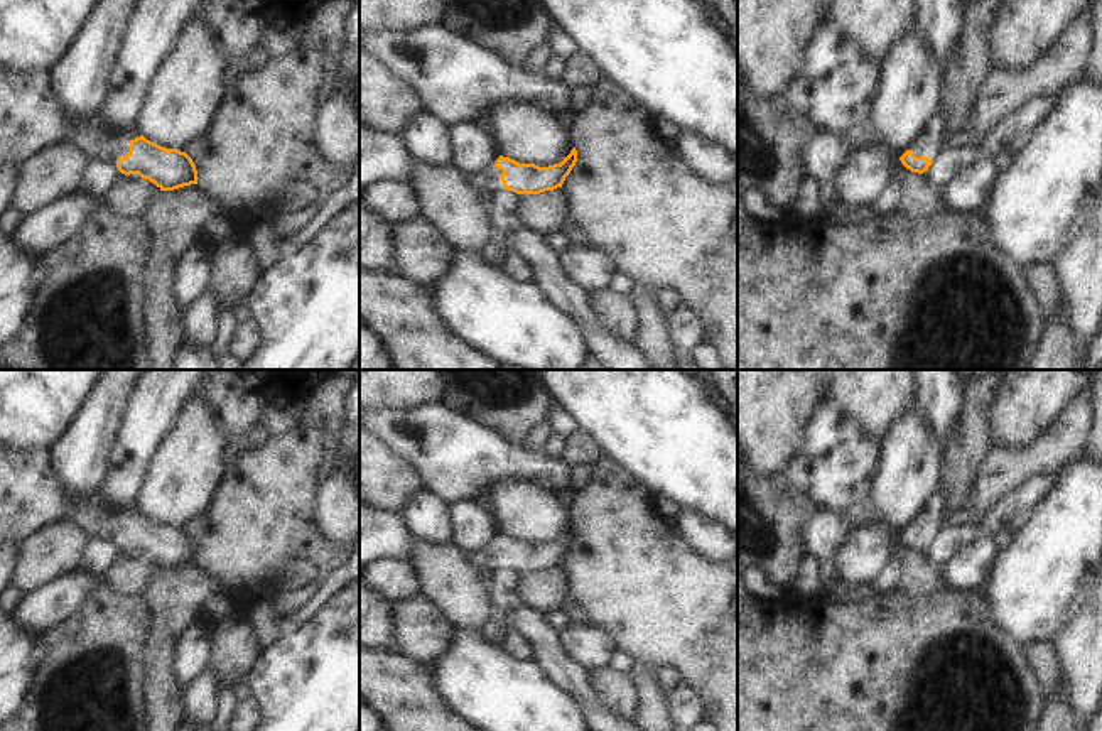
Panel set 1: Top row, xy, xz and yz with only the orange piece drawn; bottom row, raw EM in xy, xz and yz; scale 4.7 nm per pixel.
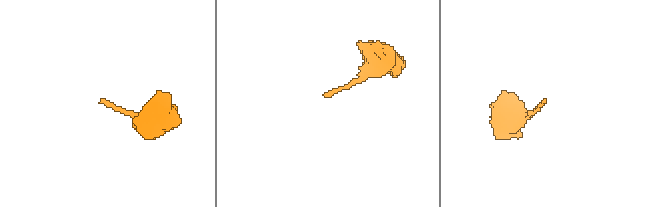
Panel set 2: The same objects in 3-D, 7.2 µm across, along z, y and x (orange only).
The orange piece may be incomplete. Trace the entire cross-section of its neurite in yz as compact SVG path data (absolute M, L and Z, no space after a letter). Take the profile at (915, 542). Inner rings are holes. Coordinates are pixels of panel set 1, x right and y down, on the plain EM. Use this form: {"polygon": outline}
{"polygon": "M937 490L911 527L899 535L901 542L911 550L923 552L928 549L937 532L943 527L947 513L945 498L942 491Z"}

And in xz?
{"polygon": "M575 525L560 542L548 545L520 542L510 535L500 533L491 547L469 554L469 560L476 567L486 567L491 572L501 567L508 567L516 572L540 572L562 566L575 540Z"}

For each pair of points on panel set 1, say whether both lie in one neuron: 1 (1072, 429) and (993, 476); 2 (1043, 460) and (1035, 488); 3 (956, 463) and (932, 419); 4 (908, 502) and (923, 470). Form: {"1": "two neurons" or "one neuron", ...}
{"1": "one neuron", "2": "two neurons", "3": "two neurons", "4": "one neuron"}

